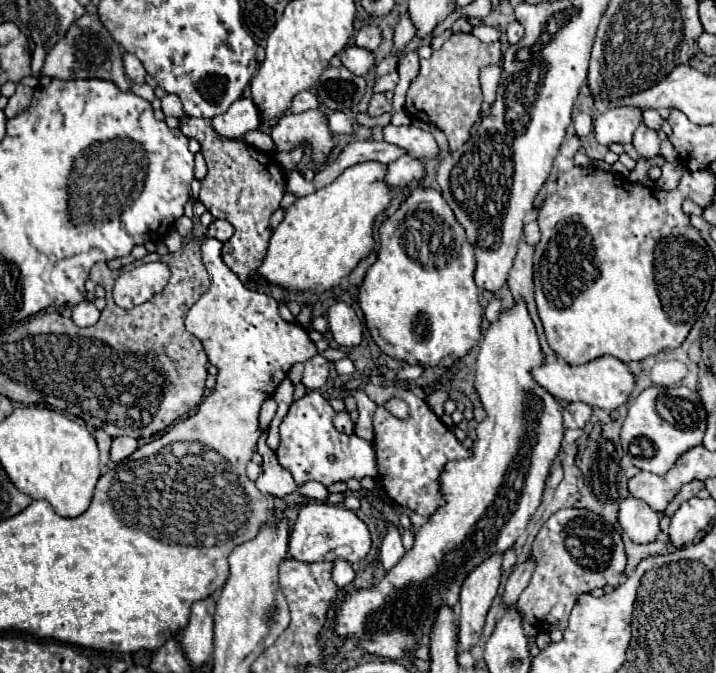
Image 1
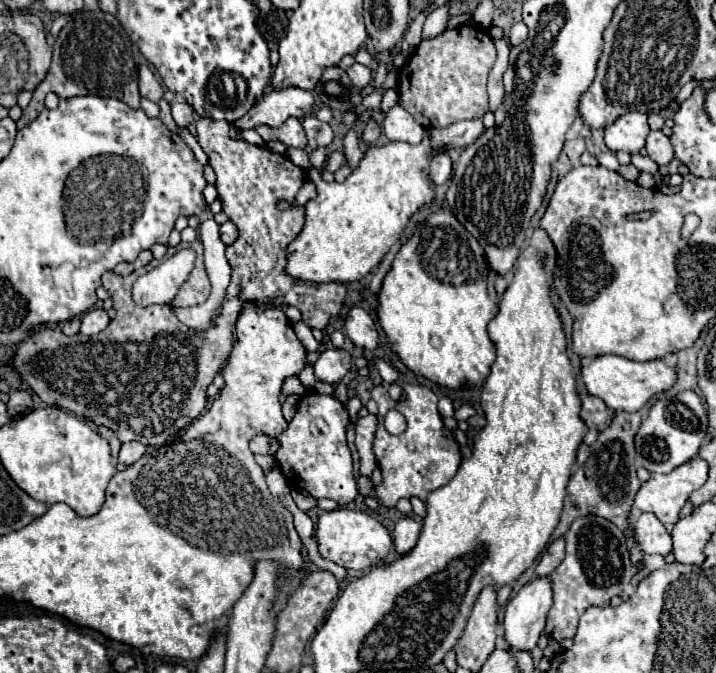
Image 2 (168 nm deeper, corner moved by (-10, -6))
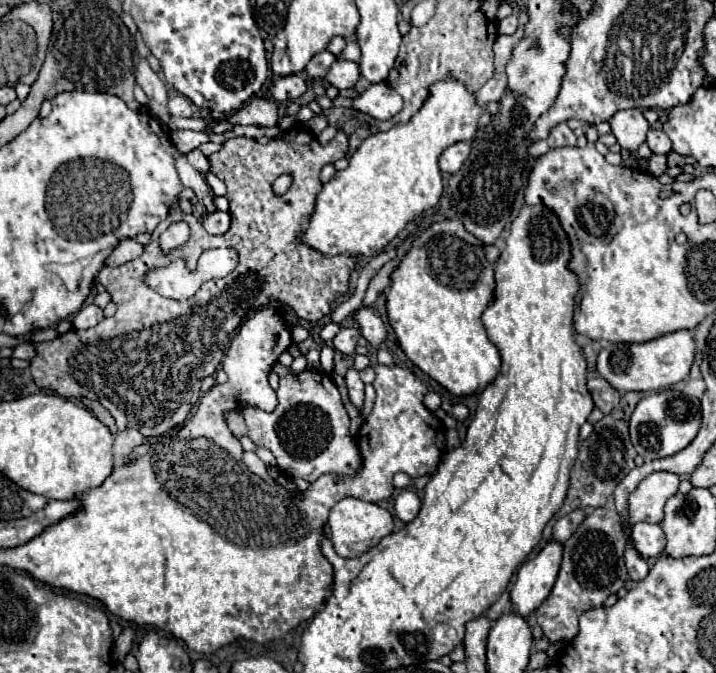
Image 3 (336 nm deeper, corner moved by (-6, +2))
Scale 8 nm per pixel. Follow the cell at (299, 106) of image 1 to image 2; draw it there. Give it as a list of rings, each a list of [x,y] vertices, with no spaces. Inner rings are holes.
[[[289,87],[283,91],[271,91],[269,95],[261,97],[251,111],[237,119],[233,125],[235,129],[255,129],[259,125],[267,127],[281,127],[289,117],[305,119],[313,113],[313,95],[309,91]]]

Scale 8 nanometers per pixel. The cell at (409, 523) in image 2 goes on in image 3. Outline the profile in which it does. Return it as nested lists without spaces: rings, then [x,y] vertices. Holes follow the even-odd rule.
[[[403,489],[395,499],[395,513],[403,523],[409,523],[411,519],[415,519],[415,515],[419,513],[419,507],[421,507],[421,499],[411,489]]]

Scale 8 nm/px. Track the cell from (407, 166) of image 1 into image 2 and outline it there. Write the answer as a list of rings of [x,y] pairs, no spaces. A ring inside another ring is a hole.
[[[447,153],[435,155],[433,161],[429,163],[427,175],[429,175],[429,179],[431,179],[435,185],[445,183],[445,181],[451,177],[451,157],[449,157]]]

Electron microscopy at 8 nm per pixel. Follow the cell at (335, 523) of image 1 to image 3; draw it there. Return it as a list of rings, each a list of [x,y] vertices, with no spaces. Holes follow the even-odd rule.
[[[345,497],[341,499],[329,515],[329,533],[331,533],[331,541],[335,551],[341,557],[359,557],[363,553],[367,553],[371,547],[375,547],[385,535],[389,535],[395,527],[393,517],[387,509],[369,503],[369,501],[361,501],[355,497]]]

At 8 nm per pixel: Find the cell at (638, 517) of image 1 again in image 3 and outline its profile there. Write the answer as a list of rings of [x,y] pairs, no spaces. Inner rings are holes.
[[[637,523],[631,529],[631,543],[643,559],[655,559],[665,549],[665,535],[659,525]]]

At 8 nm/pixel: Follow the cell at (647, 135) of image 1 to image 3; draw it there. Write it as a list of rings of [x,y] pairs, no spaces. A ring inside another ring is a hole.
[[[649,129],[647,133],[647,145],[653,153],[669,153],[671,151],[671,139],[665,135],[665,131],[661,129]]]

